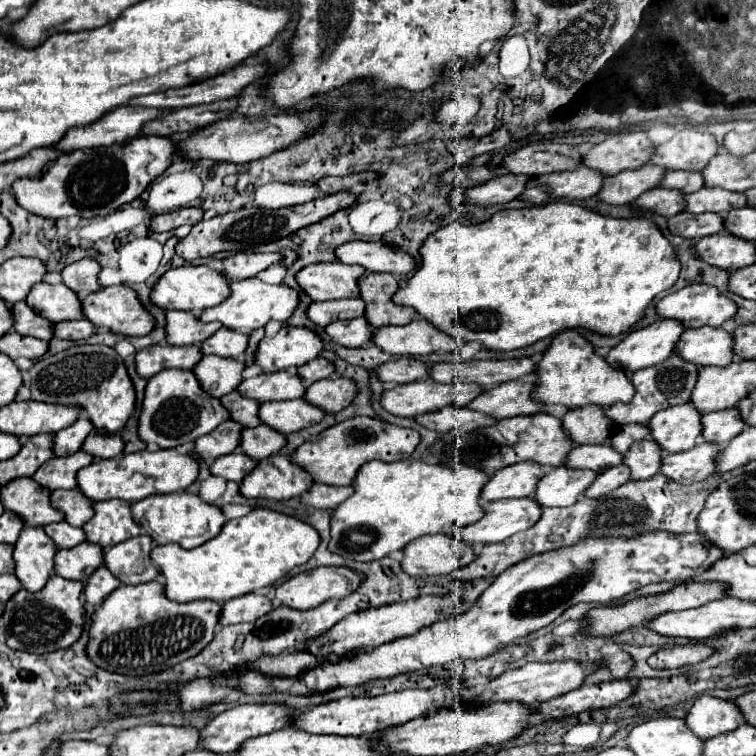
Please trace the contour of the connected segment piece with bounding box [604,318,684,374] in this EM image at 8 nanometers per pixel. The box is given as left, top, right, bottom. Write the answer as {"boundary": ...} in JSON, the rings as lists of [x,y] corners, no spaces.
{"boundary":[[[658,318],[650,326],[630,332],[606,354],[604,360],[608,360],[612,366],[618,364],[618,368],[624,368],[628,374],[660,364],[674,352],[682,332],[684,326],[680,326],[680,322]]]}

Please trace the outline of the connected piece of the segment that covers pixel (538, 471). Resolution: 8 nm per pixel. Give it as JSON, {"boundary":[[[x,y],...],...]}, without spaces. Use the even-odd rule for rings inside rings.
{"boundary":[[[520,462],[516,466],[508,466],[492,474],[492,478],[484,484],[480,492],[480,500],[492,502],[502,498],[526,498],[534,494],[536,482],[544,476],[540,464],[536,462]]]}

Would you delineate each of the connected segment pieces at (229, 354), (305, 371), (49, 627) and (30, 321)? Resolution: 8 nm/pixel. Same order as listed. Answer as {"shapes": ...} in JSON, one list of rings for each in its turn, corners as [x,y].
{"shapes":[[[[220,328],[216,334],[212,334],[206,342],[202,342],[202,354],[214,354],[222,358],[238,358],[244,354],[248,346],[246,334],[236,334],[234,330]]],[[[318,356],[318,358],[306,362],[304,366],[298,368],[298,376],[304,380],[306,386],[316,382],[316,380],[328,378],[328,374],[332,374],[332,372],[334,372],[334,364],[328,362],[326,358],[322,358],[322,356]]],[[[52,574],[48,584],[40,592],[30,594],[26,590],[18,590],[4,604],[2,618],[6,646],[10,646],[12,650],[44,654],[58,648],[68,648],[72,642],[76,642],[82,634],[84,624],[84,606],[80,602],[82,588],[82,582],[72,582],[60,578],[58,574]]],[[[16,302],[10,308],[12,320],[14,320],[14,330],[22,336],[34,336],[40,340],[50,340],[52,338],[52,322],[46,318],[40,318],[34,314],[32,308],[26,306],[26,302]]]]}

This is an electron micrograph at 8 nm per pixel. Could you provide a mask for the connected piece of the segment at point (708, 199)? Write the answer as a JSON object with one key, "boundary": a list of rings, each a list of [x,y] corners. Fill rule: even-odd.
{"boundary":[[[700,188],[698,192],[684,194],[686,208],[684,212],[690,214],[702,214],[702,212],[716,212],[716,214],[728,214],[732,208],[744,208],[746,198],[744,194],[732,194],[728,190],[708,190]]]}

